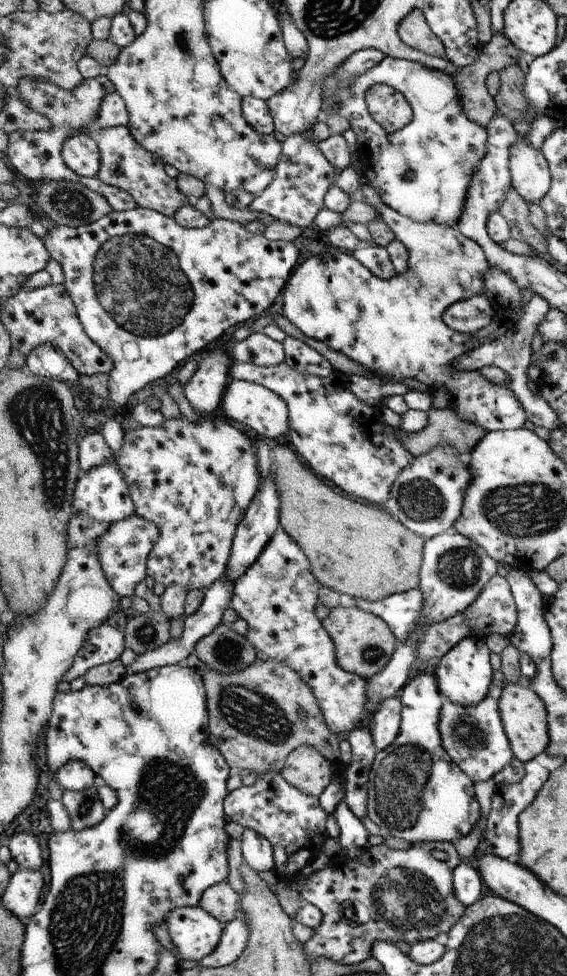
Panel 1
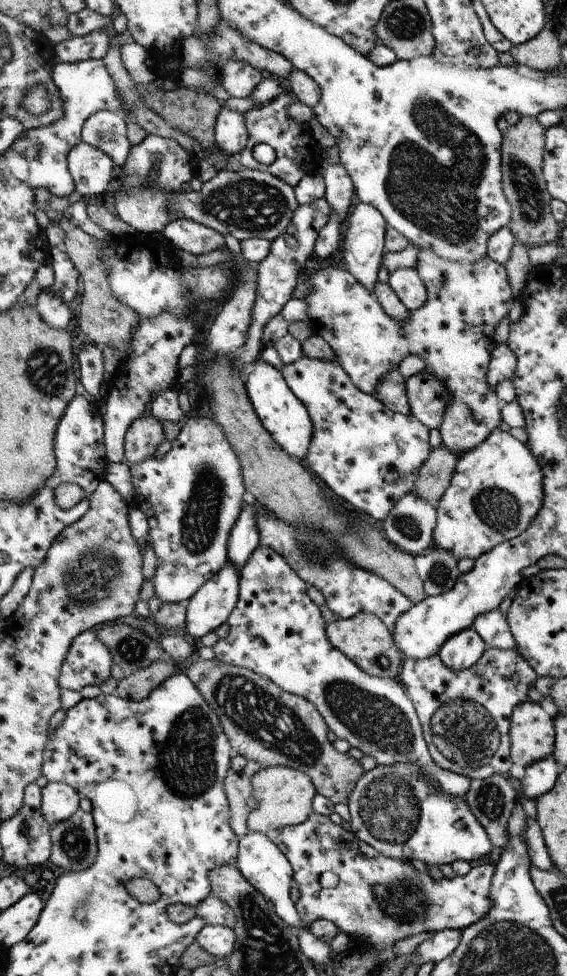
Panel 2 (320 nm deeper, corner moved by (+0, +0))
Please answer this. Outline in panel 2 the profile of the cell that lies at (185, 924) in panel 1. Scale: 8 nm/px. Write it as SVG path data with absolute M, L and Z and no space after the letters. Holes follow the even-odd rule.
M208 925L202 928L197 941L206 952L213 954L218 960L226 960L234 950L236 939L233 929L224 925Z

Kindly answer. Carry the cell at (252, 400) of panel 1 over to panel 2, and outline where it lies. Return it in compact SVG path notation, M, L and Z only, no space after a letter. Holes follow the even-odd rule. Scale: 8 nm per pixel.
M258 359L247 374L246 388L261 423L265 425L266 430L279 446L293 458L300 460L305 458L309 452L310 443L313 442L312 417L305 404L302 404L293 389L289 388L281 369L274 368L274 365L267 360Z

